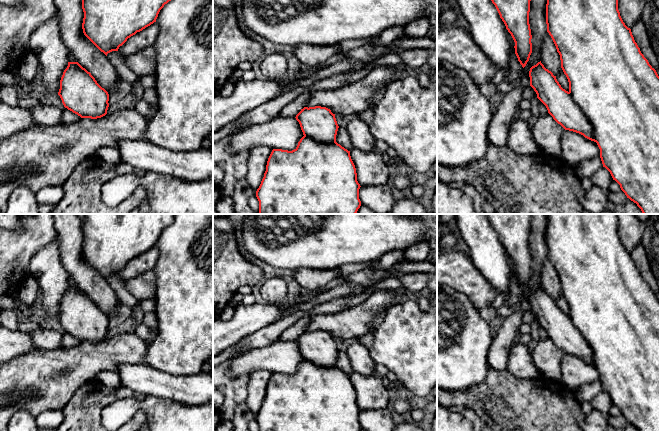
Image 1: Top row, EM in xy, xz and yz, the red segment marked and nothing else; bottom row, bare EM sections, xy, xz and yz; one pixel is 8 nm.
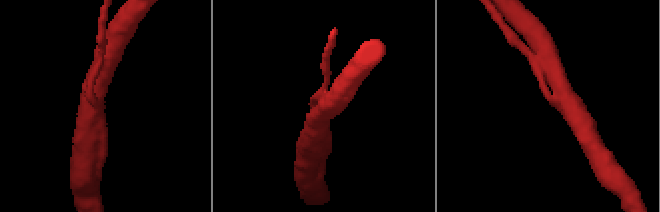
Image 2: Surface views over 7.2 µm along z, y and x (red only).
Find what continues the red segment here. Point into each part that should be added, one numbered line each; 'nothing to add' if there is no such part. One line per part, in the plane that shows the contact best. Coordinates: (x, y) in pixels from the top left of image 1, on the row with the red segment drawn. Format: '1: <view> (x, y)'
nothing to add

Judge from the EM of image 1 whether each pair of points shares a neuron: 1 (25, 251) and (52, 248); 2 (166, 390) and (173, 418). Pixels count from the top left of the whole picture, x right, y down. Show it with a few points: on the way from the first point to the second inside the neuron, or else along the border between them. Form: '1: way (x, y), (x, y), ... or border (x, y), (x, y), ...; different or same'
1: border (56, 236), (31, 259), (28, 269); different
2: border (146, 396), (158, 396), (191, 405); different

